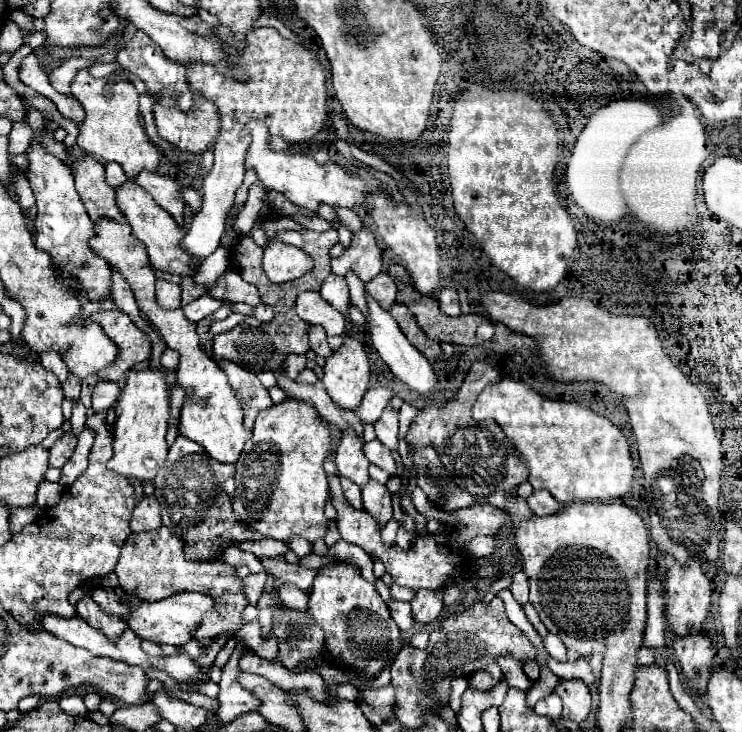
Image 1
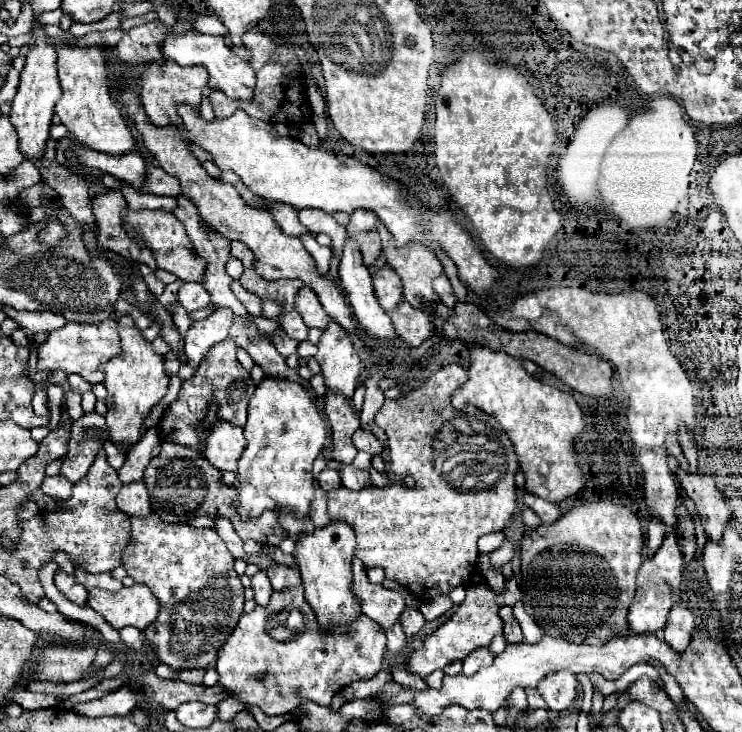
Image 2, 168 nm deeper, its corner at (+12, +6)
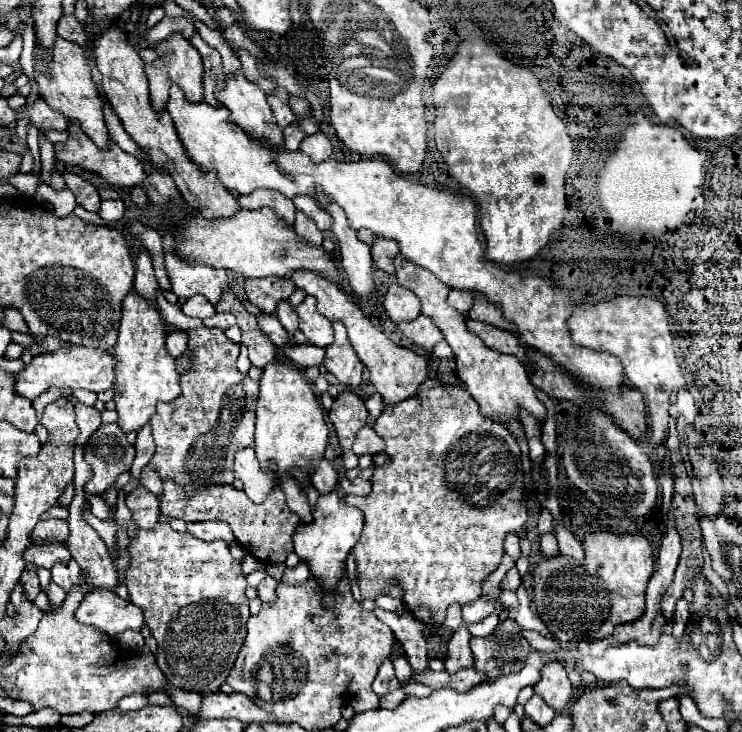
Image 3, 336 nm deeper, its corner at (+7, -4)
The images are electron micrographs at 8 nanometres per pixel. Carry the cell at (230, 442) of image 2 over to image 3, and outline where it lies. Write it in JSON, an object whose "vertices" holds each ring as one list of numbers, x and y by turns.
{"vertices":[[253,448,237,450,233,460,233,474,237,480,243,482,243,492,253,502,263,502,265,496,277,486,277,482,273,480,273,470,261,468]]}

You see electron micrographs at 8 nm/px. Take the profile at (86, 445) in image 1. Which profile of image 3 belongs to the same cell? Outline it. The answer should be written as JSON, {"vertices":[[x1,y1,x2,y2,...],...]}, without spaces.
{"vertices":[[103,424,89,440,85,444,85,462,93,468,93,478,85,486,85,494,99,494,111,488,121,472,131,468,135,448,117,424]]}

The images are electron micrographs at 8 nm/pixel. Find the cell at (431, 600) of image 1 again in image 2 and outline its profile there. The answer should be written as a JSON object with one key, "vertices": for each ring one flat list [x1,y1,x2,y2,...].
{"vertices":[[406,608,402,614,400,614,400,624,402,624,402,630,406,634,406,638,414,638,420,628,424,626,424,616,420,614,418,608]]}

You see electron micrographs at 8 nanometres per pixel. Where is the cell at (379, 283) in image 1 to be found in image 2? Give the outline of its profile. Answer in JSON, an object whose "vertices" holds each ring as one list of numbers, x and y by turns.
{"vertices":[[392,268,376,270,372,278,374,278,374,292,376,292,376,298,378,298,380,306,386,312,392,312,396,308,396,304,402,302,400,278,396,276,396,272]]}

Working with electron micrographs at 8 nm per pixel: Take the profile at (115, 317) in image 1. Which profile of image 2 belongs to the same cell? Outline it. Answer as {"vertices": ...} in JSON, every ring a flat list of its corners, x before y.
{"vertices":[[108,318,100,324,76,324,66,322,60,330,48,334,46,342,38,346,38,362,36,370,64,370,68,374,80,374,90,384,98,384,104,380,102,366,120,352,120,336,118,324,114,318]]}

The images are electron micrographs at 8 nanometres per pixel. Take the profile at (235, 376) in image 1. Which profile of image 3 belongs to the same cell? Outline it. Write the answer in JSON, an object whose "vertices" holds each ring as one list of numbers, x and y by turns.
{"vertices":[[163,292,157,294,159,312,175,328,189,330,189,348,193,350,193,368,181,376,181,396,171,404,157,404,157,412,151,418,153,438,157,452,151,458,151,466,161,478,173,478,177,484,231,484,233,482,233,452,253,446,255,432,255,406,259,394,259,382,243,376,235,362,239,356,239,344,231,342,223,330,205,328,199,318,189,318,183,314,181,306,165,300]]}

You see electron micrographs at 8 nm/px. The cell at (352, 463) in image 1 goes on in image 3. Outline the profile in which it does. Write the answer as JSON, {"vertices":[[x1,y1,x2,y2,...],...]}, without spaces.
{"vertices":[[345,390,335,398,333,408,329,410,329,418,339,436,339,444,343,450,343,466,357,468,357,456,353,454,351,446,357,432,367,424,369,418,365,402,361,400,359,394]]}

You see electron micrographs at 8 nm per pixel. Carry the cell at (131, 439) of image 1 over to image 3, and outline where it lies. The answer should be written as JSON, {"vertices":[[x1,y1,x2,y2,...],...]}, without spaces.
{"vertices":[[127,294,123,300,119,338,113,348,113,354,117,356,113,402,119,414,117,426,121,426,125,434,141,430,155,414,159,402,173,402,181,394,175,360,165,352,165,336,167,326,157,308,139,294]]}

